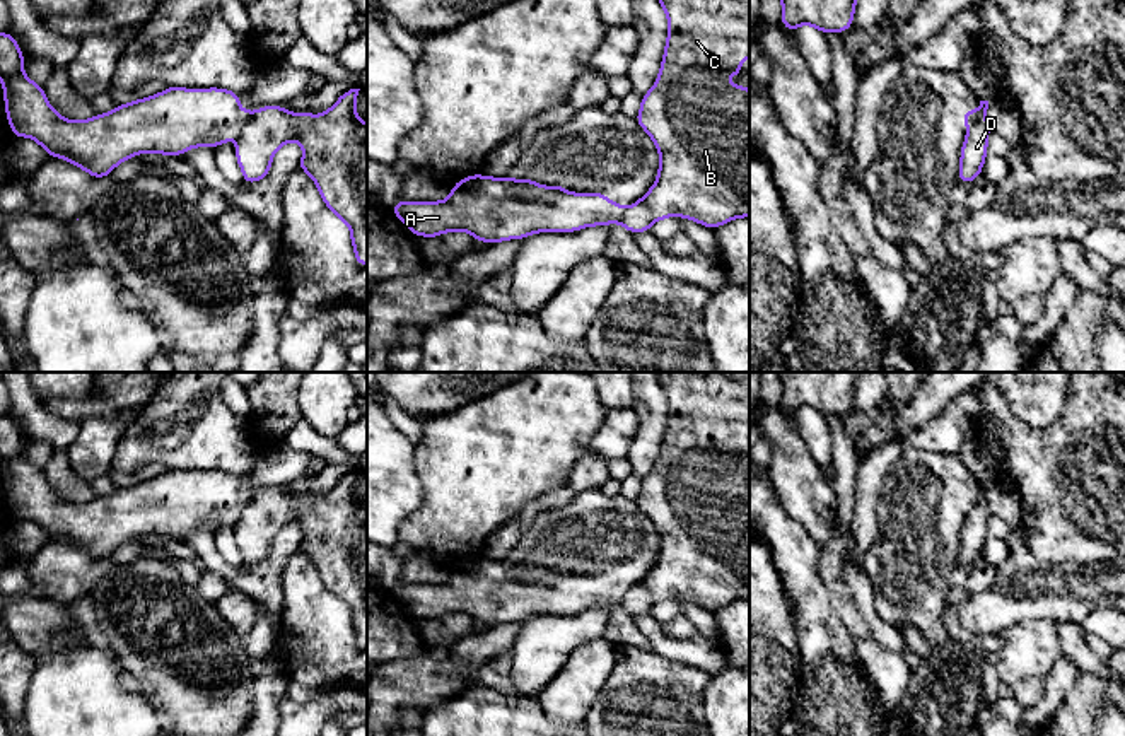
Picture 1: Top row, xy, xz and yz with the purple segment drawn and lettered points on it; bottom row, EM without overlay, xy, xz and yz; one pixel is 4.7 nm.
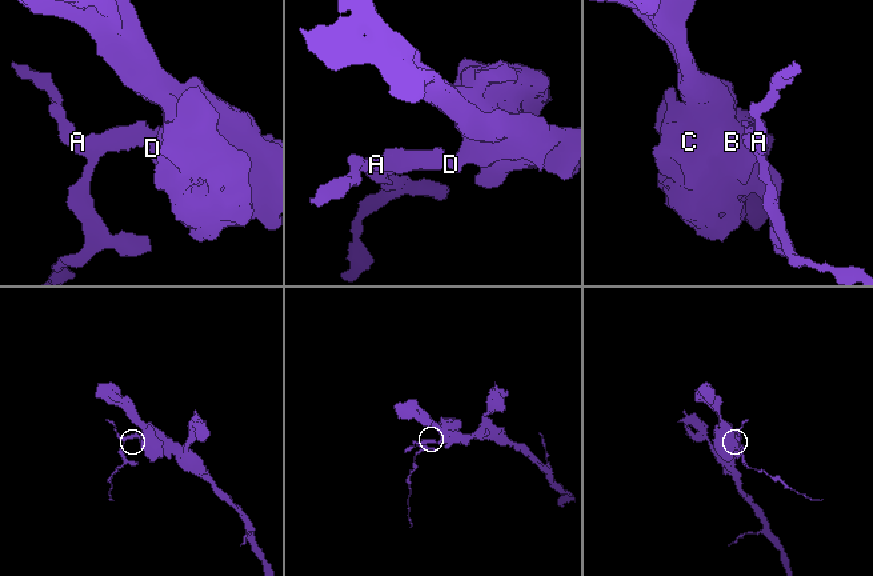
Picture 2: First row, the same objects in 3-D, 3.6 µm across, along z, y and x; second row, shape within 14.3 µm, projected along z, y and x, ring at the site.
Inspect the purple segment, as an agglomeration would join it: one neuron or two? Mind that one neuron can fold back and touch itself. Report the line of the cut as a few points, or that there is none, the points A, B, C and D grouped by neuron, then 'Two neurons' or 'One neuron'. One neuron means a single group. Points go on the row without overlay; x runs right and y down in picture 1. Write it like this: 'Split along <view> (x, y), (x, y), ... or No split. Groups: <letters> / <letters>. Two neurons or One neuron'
Split along xy (251, 496), (239, 518). Groups: A / B C D. Two neurons

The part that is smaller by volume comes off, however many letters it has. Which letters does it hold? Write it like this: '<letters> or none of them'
A

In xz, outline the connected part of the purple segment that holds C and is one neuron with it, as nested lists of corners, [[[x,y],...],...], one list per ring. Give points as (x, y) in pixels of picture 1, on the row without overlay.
[[[656,372],[669,403],[662,447],[656,468],[642,478],[637,505],[656,526],[661,546],[654,569],[621,601],[633,615],[649,615],[661,601],[673,598],[705,610],[749,599],[749,473],[729,468],[726,458],[741,458],[741,444],[749,441],[749,372]]]

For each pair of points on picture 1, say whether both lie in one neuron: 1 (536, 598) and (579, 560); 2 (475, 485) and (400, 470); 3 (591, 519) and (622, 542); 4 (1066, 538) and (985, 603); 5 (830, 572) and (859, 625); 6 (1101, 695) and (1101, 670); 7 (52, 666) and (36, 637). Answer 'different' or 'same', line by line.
1: same
2: different
3: same
4: different
5: same
6: different
7: different

